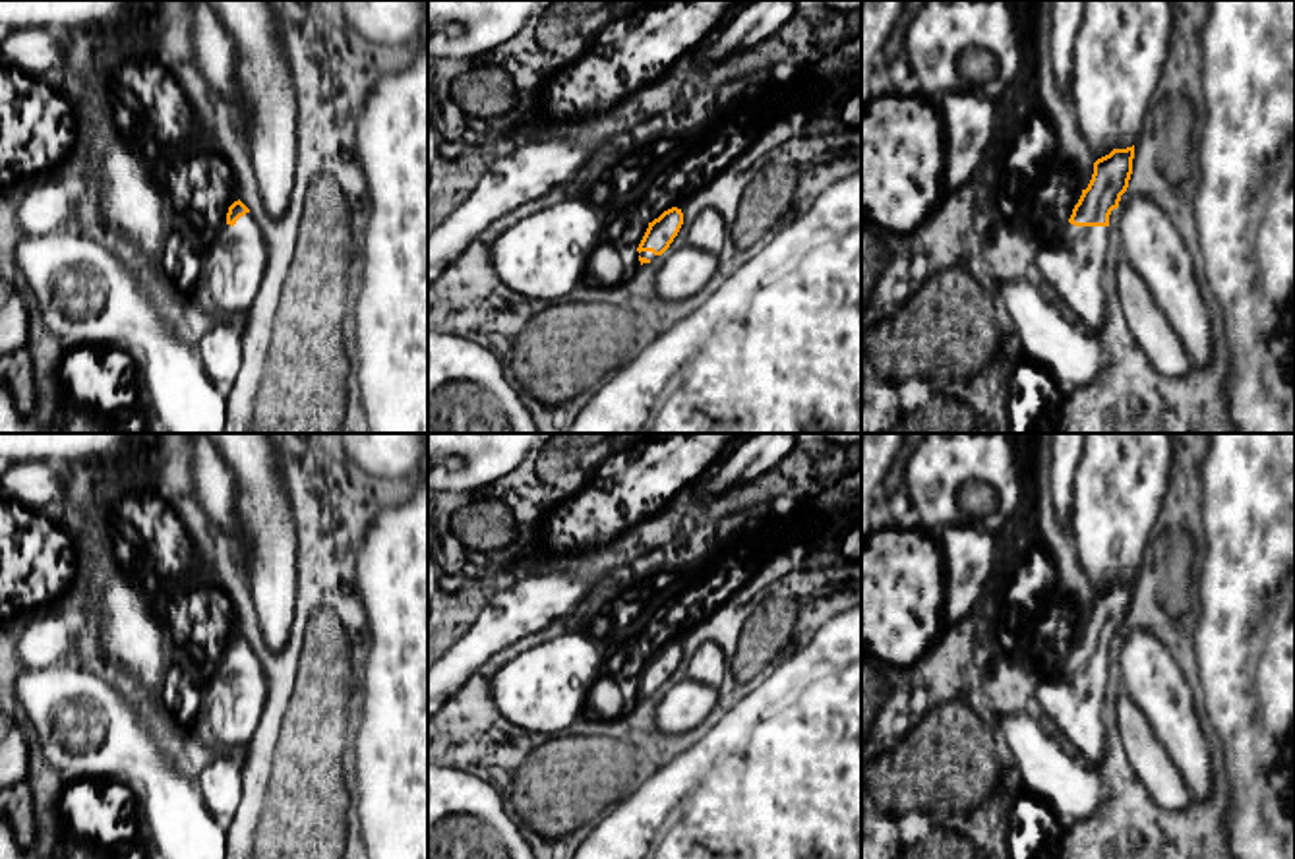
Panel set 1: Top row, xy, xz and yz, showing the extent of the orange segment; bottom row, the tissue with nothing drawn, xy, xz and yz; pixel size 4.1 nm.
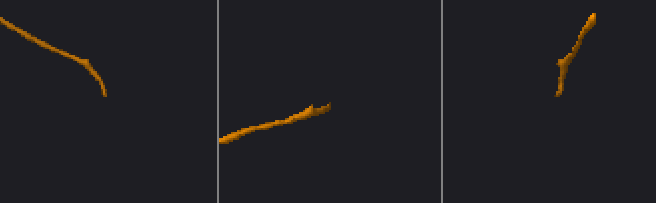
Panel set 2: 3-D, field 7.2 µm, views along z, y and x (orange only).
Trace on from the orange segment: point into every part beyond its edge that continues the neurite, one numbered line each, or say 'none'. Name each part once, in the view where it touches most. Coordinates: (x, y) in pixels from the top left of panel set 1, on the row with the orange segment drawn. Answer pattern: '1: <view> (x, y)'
1: yz (1073, 264)

